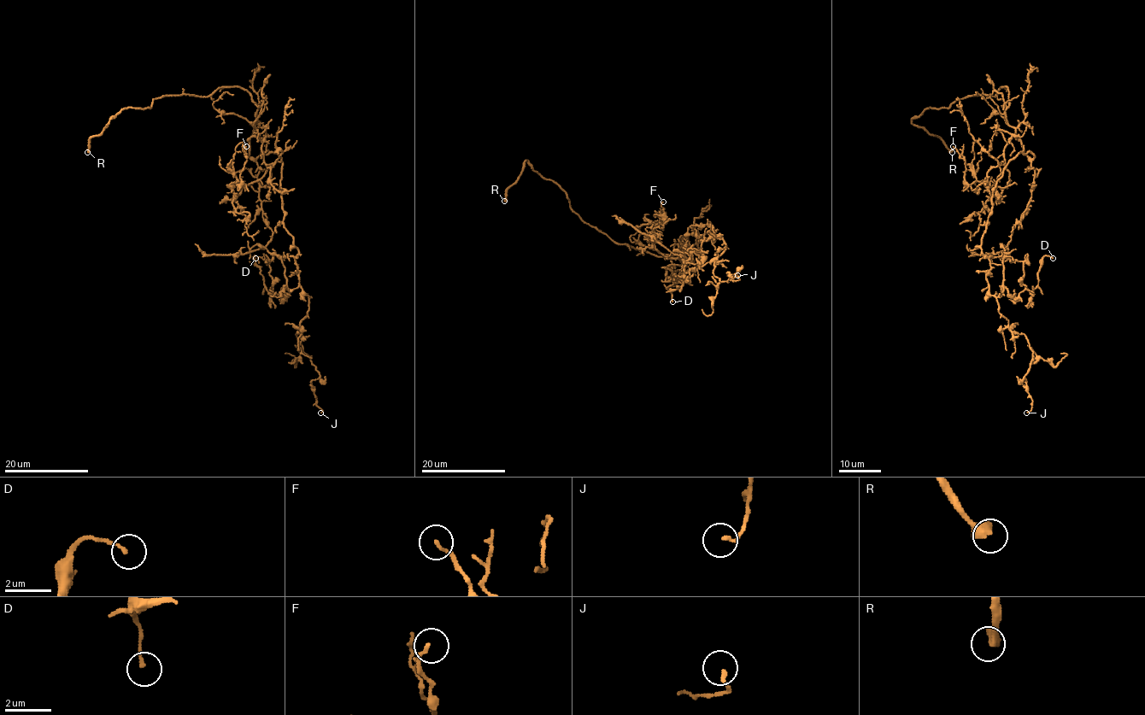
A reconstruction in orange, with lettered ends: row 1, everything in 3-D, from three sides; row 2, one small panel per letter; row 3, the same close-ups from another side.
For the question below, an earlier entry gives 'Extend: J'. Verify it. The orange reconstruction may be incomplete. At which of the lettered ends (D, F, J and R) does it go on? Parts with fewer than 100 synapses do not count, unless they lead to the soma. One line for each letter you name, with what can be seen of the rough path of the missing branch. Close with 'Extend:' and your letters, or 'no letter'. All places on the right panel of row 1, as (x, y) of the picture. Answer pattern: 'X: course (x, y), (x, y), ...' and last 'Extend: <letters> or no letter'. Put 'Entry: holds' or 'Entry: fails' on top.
Entry: fails
Extend: R

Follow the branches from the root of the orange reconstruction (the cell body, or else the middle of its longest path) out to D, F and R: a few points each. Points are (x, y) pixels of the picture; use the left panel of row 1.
D: (257, 166), (263, 220), (273, 231), (265, 248), (273, 254), (267, 261), (273, 280), (270, 292), (255, 258)
F: (257, 166), (249, 139), (267, 136), (265, 173), (236, 195), (230, 184), (243, 184), (246, 146)
R: (257, 166), (249, 139), (261, 108), (238, 86), (124, 108), (90, 139), (87, 152)

